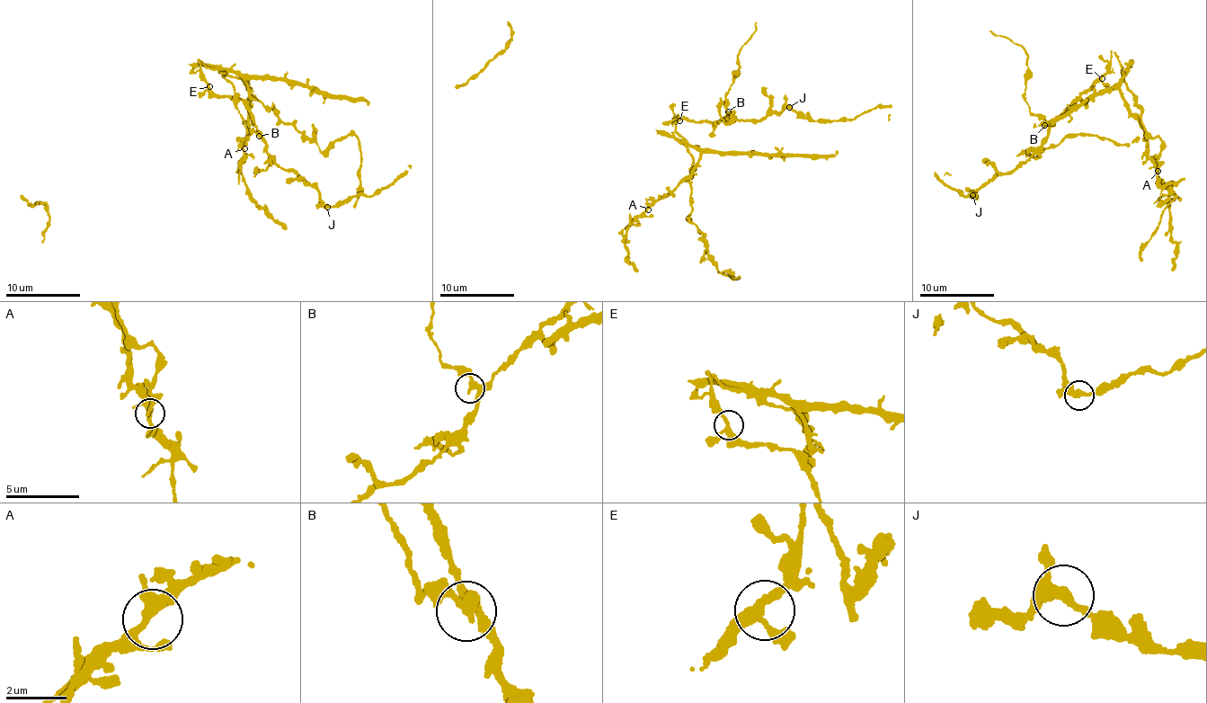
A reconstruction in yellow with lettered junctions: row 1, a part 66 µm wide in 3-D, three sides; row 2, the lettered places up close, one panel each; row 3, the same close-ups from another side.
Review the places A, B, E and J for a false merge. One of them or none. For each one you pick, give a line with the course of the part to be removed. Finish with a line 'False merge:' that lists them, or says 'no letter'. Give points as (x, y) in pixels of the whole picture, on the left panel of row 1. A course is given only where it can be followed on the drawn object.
B: (258, 135), (247, 132), (236, 108), (234, 83), (221, 76), (225, 72), (220, 72)
False merge: B

